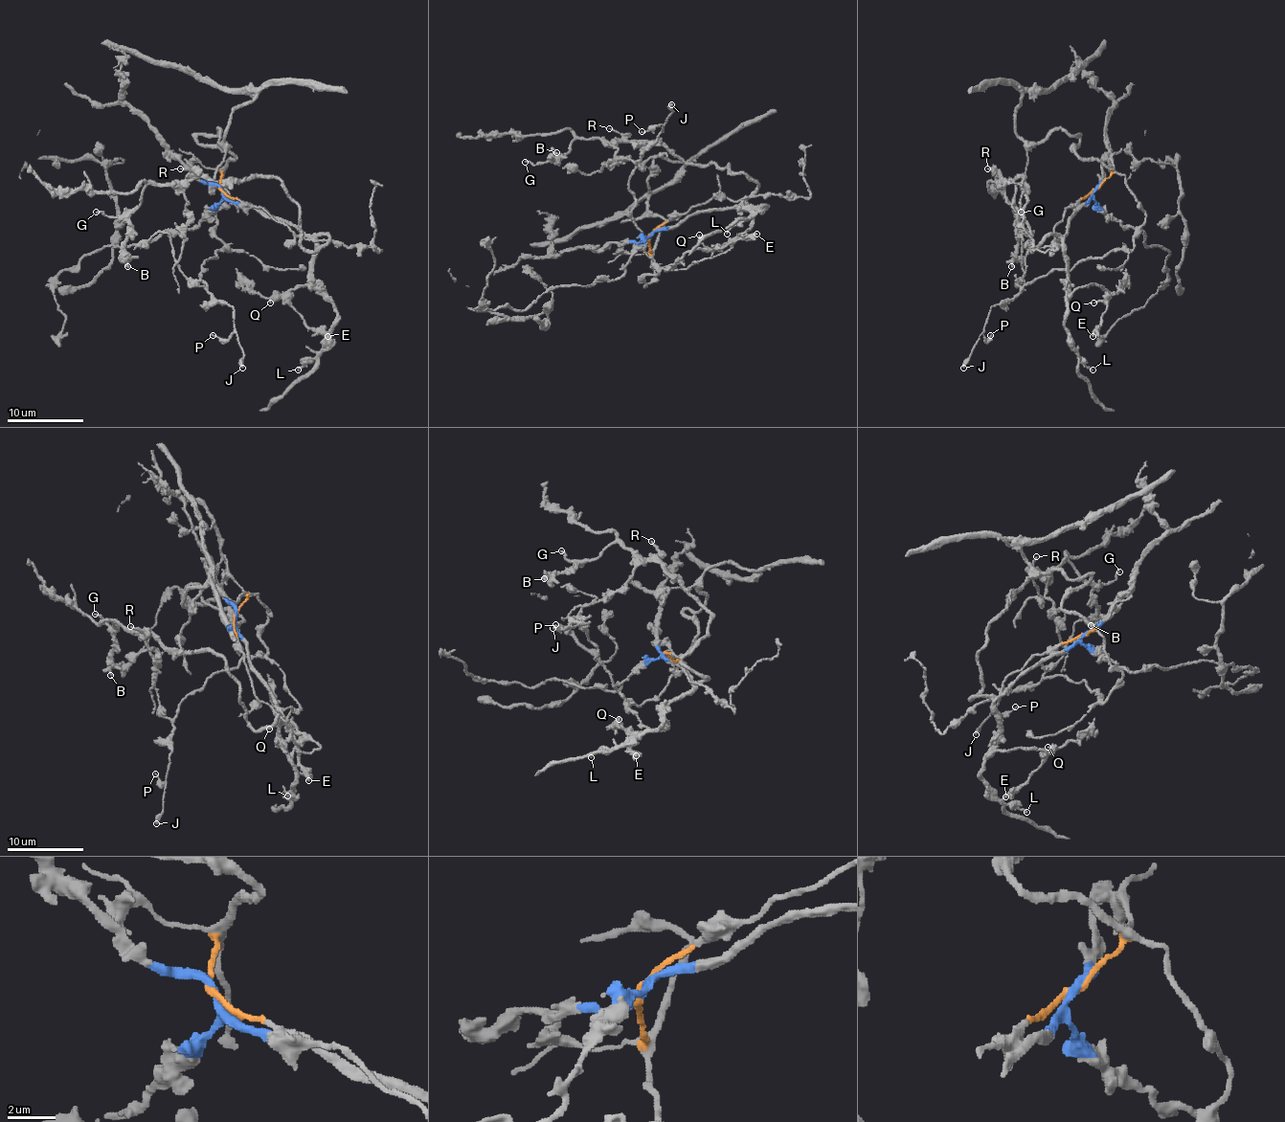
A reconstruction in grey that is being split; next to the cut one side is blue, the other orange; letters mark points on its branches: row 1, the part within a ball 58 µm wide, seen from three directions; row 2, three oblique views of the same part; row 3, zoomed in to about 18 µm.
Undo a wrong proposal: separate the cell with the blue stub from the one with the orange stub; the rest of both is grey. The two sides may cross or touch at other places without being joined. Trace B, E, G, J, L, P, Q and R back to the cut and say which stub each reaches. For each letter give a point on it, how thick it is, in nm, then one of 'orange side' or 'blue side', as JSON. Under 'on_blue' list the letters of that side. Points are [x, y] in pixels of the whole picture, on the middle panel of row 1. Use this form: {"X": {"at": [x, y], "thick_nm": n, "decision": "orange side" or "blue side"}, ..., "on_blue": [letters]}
{"B": {"at": [556, 152], "thick_nm": 240, "decision": "blue side"}, "E": {"at": [756, 234], "thick_nm": 440, "decision": "blue side"}, "G": {"at": [525, 162], "thick_nm": 220, "decision": "blue side"}, "J": {"at": [671, 104], "thick_nm": 360, "decision": "orange side"}, "L": {"at": [727, 234], "thick_nm": 190, "decision": "blue side"}, "P": {"at": [642, 131], "thick_nm": 150, "decision": "orange side"}, "Q": {"at": [699, 235], "thick_nm": 200, "decision": "blue side"}, "R": {"at": [609, 128], "thick_nm": 160, "decision": "blue side"}, "on_blue": ["B", "E", "G", "L", "Q", "R"]}

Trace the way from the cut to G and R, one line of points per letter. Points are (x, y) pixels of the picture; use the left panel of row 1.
G: (221, 189), (328, 238), (302, 246), (298, 204), (273, 177), (151, 183), (123, 215), (96, 212)
R: (221, 189), (263, 215), (328, 238), (313, 250), (302, 246), (298, 204), (279, 179), (208, 181), (179, 168)

